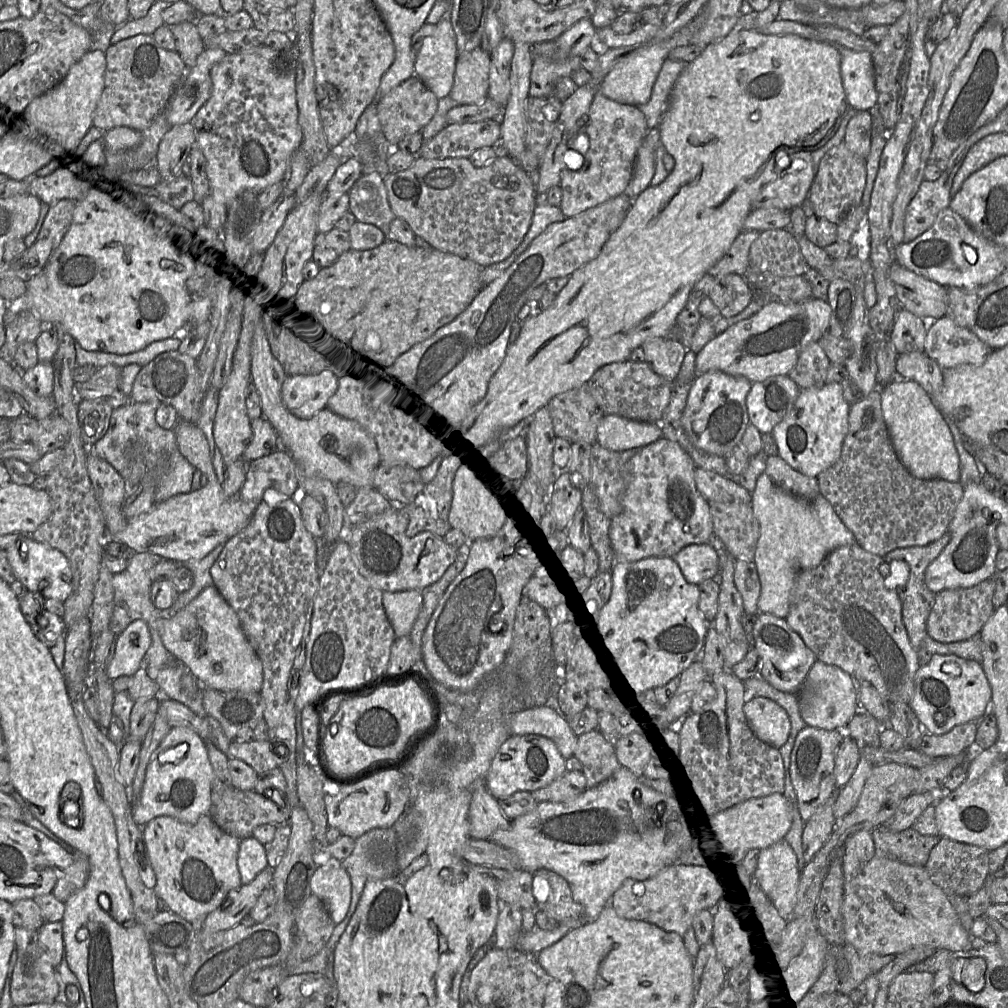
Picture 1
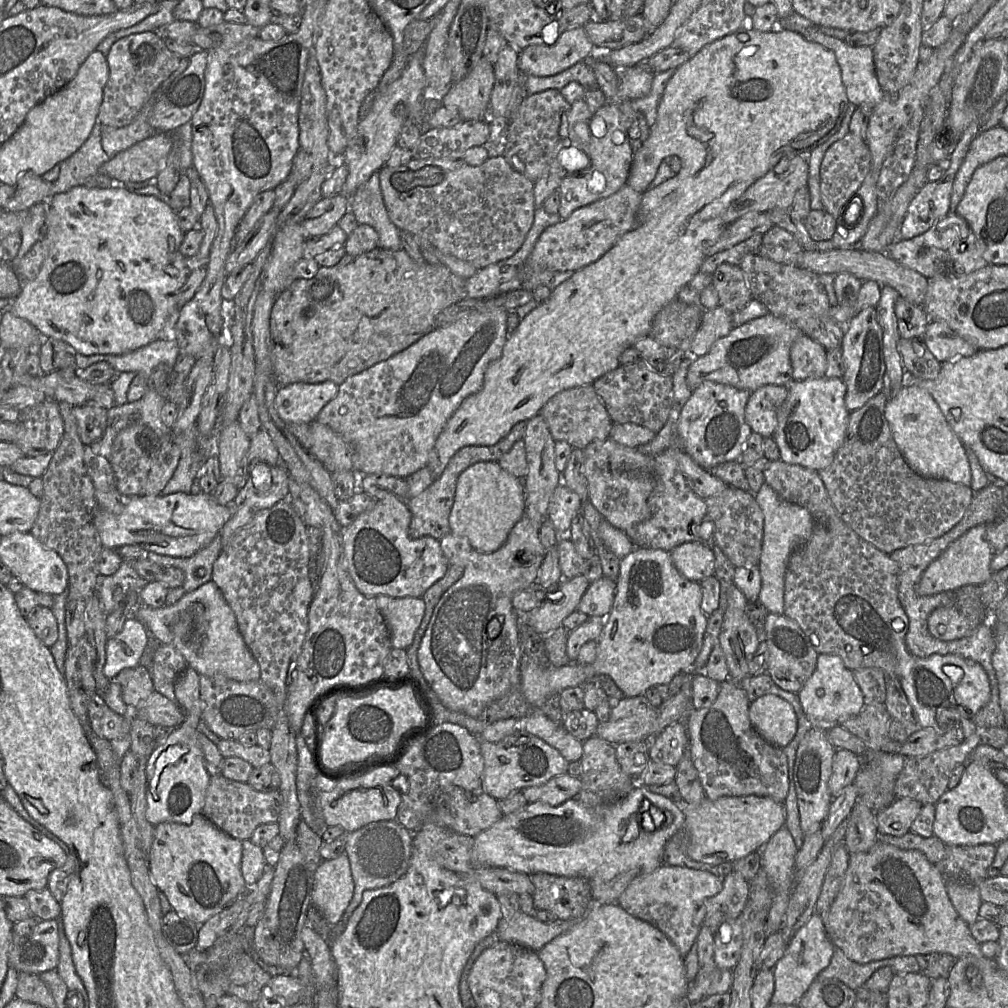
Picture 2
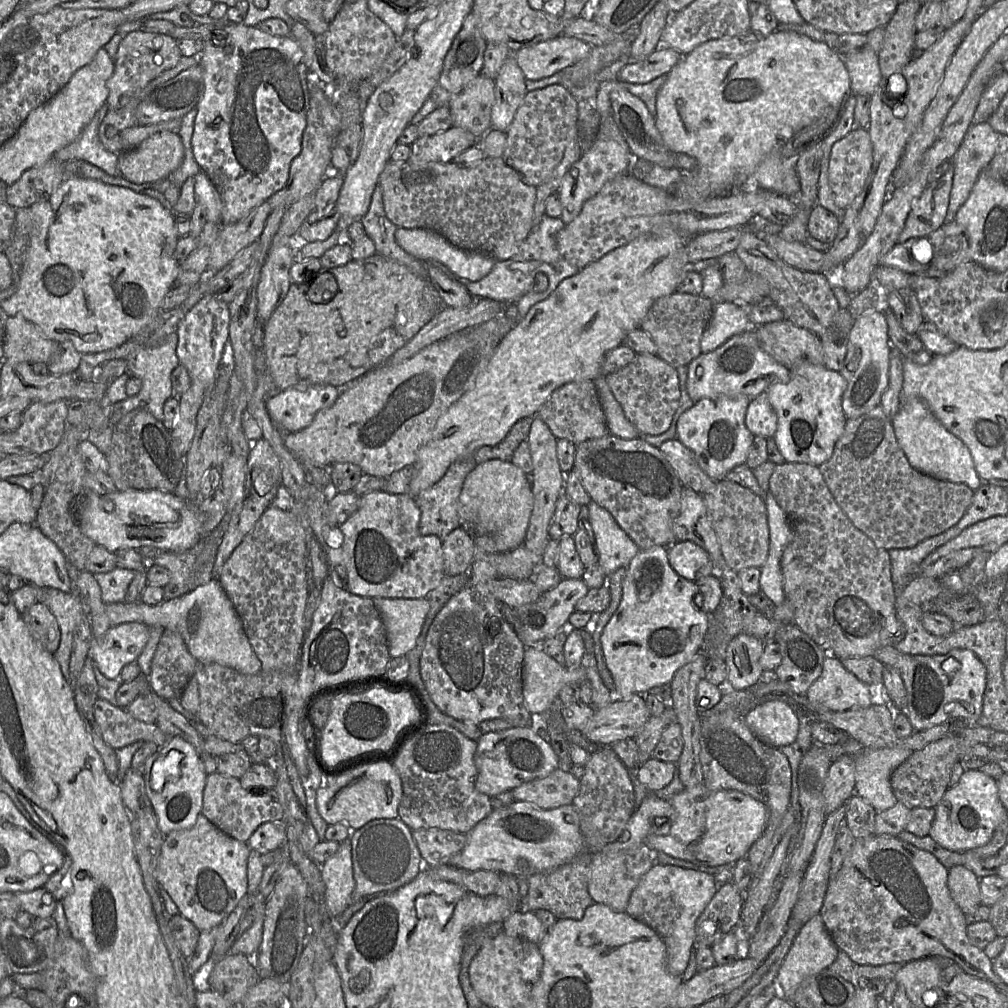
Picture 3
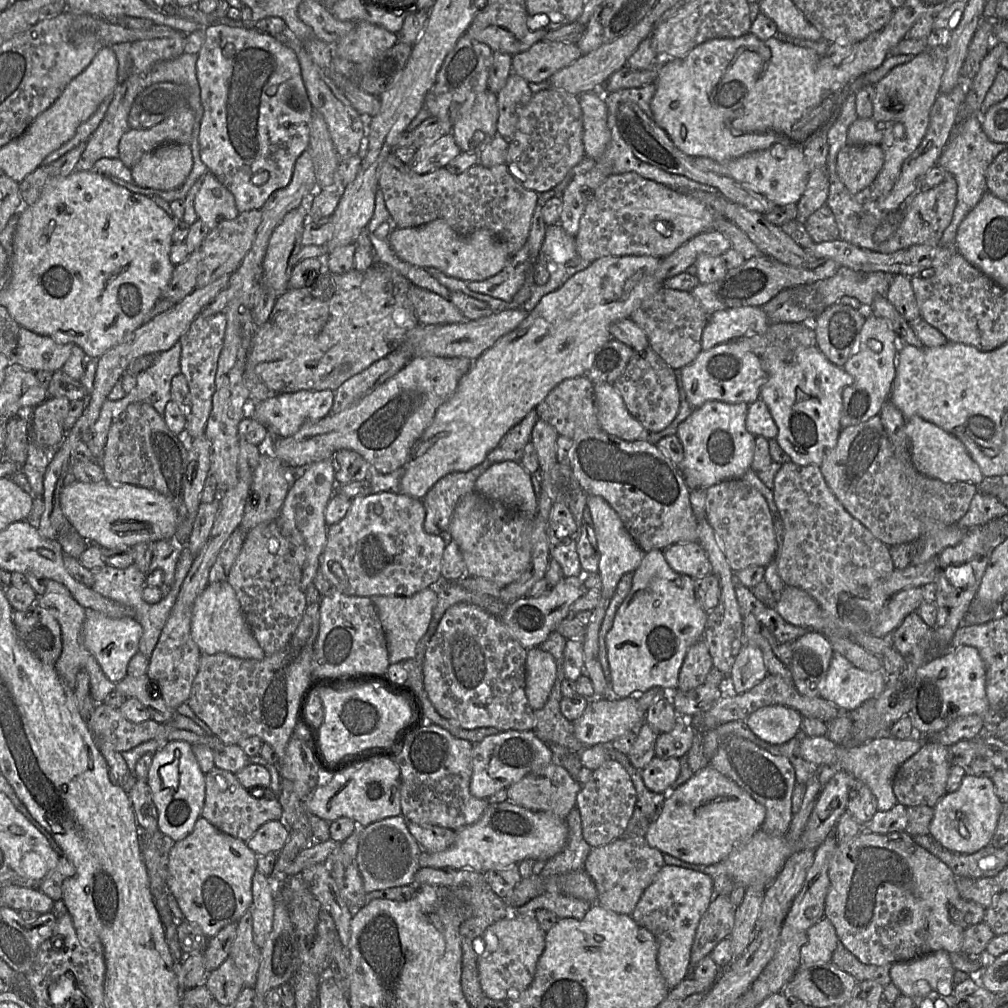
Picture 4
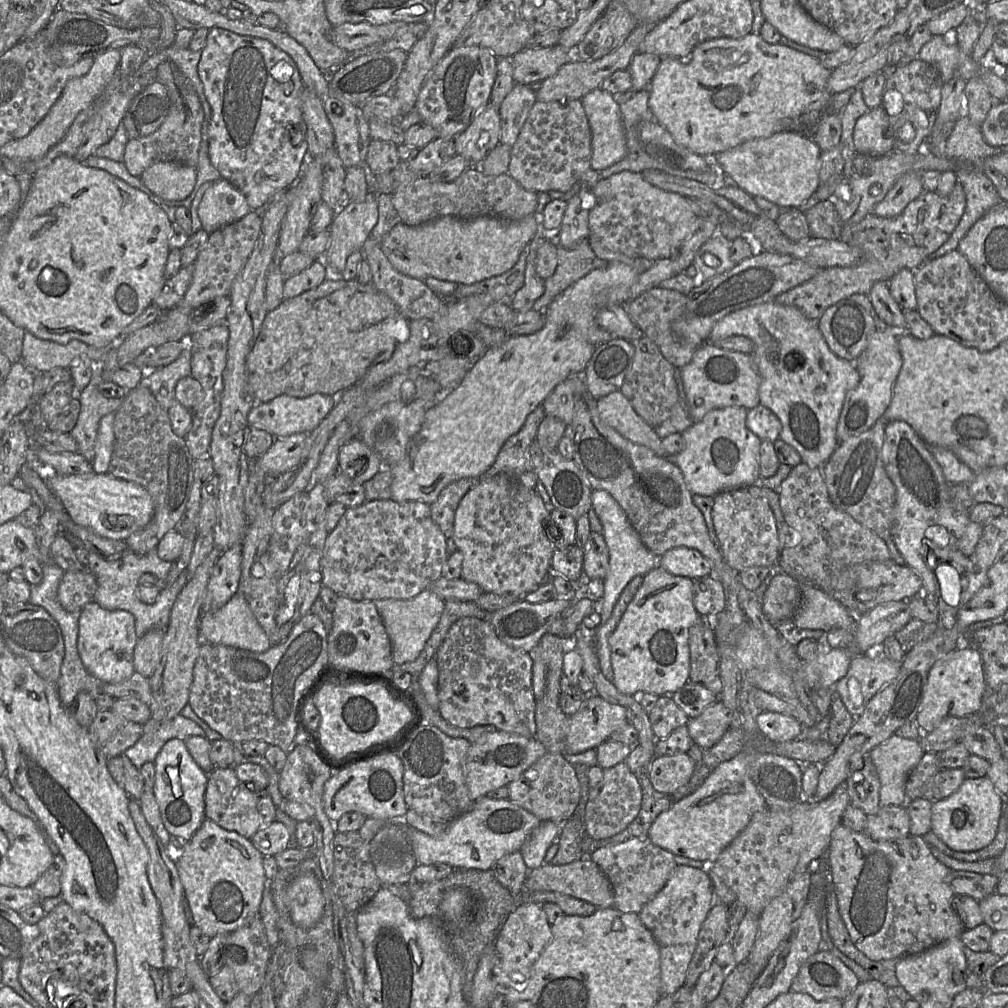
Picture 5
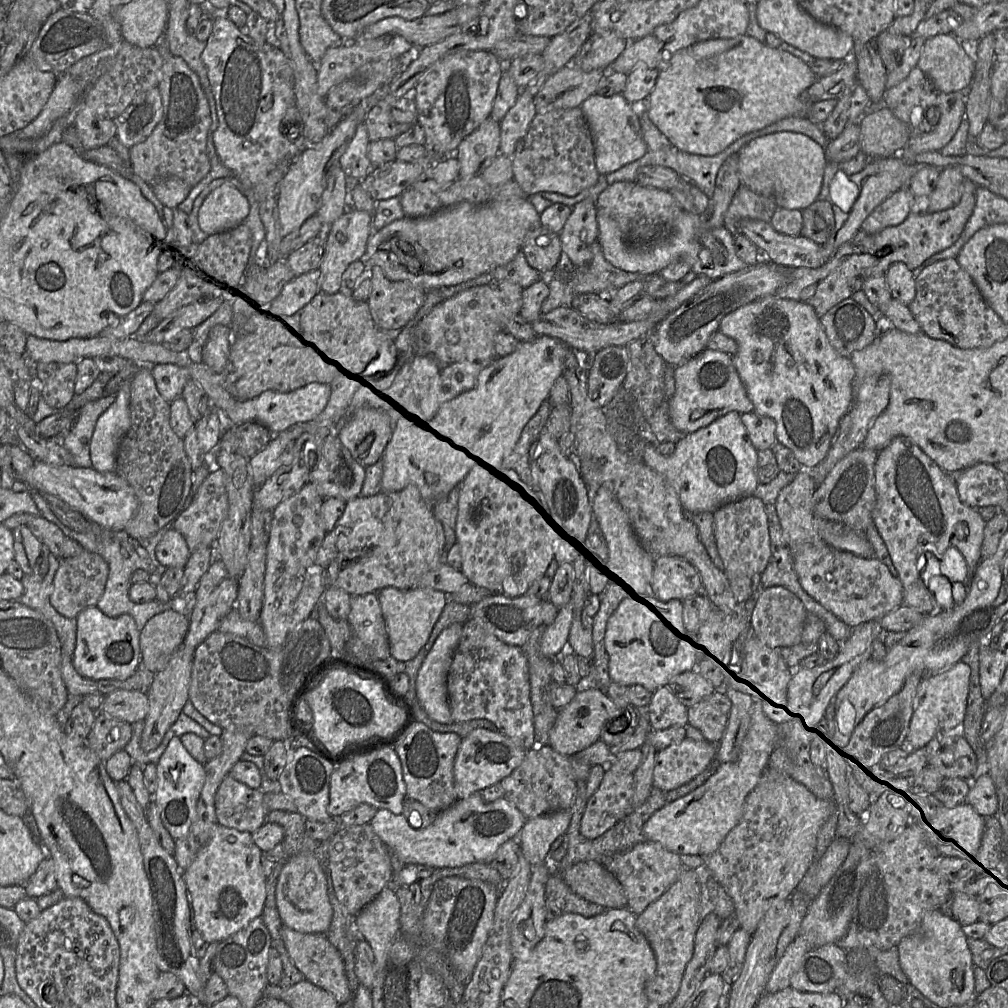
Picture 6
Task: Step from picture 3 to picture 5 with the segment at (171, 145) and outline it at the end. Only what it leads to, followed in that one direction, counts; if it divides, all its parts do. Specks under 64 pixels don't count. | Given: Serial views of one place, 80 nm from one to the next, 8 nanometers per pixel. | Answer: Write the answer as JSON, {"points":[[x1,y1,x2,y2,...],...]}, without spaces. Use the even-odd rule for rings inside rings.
{"points":[[160,161,148,167,140,180,163,200,183,200,195,185,197,169,173,161]]}

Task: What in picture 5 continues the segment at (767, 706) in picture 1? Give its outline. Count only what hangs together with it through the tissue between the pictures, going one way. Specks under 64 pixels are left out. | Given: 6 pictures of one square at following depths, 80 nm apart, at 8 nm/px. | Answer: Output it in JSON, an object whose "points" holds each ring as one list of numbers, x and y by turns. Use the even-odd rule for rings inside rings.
{"points":[[761,711,755,722,759,734,772,742,793,740,803,732,803,727,793,716,780,712]]}

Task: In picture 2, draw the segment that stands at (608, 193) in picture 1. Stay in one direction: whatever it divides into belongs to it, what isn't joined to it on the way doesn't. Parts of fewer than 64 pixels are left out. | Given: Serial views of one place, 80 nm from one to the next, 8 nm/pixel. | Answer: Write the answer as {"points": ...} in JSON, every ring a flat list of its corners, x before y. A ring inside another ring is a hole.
{"points":[[606,102,594,113,605,126,605,134,596,137,590,134,588,154,583,157,585,164,579,170,569,171,562,179,560,191,559,215,568,219,577,209,606,198,628,183,628,176,636,150,642,144,639,137,630,138,628,131,632,121,615,105]]}

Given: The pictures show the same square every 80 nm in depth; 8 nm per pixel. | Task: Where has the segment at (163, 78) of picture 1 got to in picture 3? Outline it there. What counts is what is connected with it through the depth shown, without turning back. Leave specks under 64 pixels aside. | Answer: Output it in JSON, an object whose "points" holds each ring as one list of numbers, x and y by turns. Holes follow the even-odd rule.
{"points":[[142,30,128,33,119,44,114,60,114,72,107,82,109,93,106,105,108,109,117,108,124,95,141,93,163,71,176,66,181,57,176,40,169,35]]}

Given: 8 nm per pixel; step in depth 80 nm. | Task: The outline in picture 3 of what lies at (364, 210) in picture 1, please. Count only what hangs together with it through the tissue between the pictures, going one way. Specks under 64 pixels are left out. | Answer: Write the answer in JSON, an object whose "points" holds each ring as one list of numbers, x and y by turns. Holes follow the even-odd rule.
{"points":[[379,183,373,191,369,210,360,222,364,226,366,234,373,240,377,254,406,266,414,274,430,282,429,273,422,264,422,260,408,254,397,244,395,232,398,227,385,213]]}

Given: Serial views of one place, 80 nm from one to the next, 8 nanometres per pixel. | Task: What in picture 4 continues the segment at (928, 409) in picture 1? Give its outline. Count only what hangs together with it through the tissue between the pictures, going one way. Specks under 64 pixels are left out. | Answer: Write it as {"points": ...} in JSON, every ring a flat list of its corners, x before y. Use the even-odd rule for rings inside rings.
{"points":[[913,416,905,422,905,433,911,444,911,463,919,473,942,482,962,481,977,487,983,481,984,477,978,465,972,460,964,445,943,429]]}

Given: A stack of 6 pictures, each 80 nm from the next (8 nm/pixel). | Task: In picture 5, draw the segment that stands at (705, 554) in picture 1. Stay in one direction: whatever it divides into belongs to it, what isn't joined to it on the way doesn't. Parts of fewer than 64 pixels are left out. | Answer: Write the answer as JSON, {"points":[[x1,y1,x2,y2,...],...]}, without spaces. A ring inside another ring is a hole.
{"points":[[680,545,658,556,657,565,667,572,691,579,713,574,709,560,697,549]]}

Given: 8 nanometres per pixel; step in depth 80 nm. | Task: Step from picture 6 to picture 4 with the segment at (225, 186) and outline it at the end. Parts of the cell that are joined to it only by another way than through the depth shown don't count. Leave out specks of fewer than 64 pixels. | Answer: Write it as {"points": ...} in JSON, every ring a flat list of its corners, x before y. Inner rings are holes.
{"points":[[211,173,202,176,202,185,195,197,195,211,211,230,220,222,236,218,238,211,233,194]]}

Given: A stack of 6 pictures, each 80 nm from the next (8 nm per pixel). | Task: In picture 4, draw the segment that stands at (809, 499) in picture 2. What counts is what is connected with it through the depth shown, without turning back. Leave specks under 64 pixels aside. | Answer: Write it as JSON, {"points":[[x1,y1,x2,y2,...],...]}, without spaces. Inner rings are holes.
{"points":[[787,462,774,477,772,488,783,534,775,556,777,572,785,586,806,591,848,634,871,633,878,616,890,599,885,583,894,570,890,548,852,517,827,486,820,467]]}

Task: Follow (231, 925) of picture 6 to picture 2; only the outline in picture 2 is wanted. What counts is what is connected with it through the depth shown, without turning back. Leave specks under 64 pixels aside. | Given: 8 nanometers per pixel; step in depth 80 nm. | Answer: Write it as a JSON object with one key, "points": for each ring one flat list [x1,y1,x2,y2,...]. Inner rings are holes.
{"points":[[202,813,190,825,162,822,154,826,148,867,172,909,201,926,237,899,246,887,241,872,242,841,216,827]]}

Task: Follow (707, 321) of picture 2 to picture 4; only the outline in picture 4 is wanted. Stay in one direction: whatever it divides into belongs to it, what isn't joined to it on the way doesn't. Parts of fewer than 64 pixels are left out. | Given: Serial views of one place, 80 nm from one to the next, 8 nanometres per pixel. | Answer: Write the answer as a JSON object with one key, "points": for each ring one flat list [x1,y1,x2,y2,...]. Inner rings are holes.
{"points":[[735,307,719,310,709,316,701,338,702,350,731,342,743,336,766,334,769,321,762,307]]}

